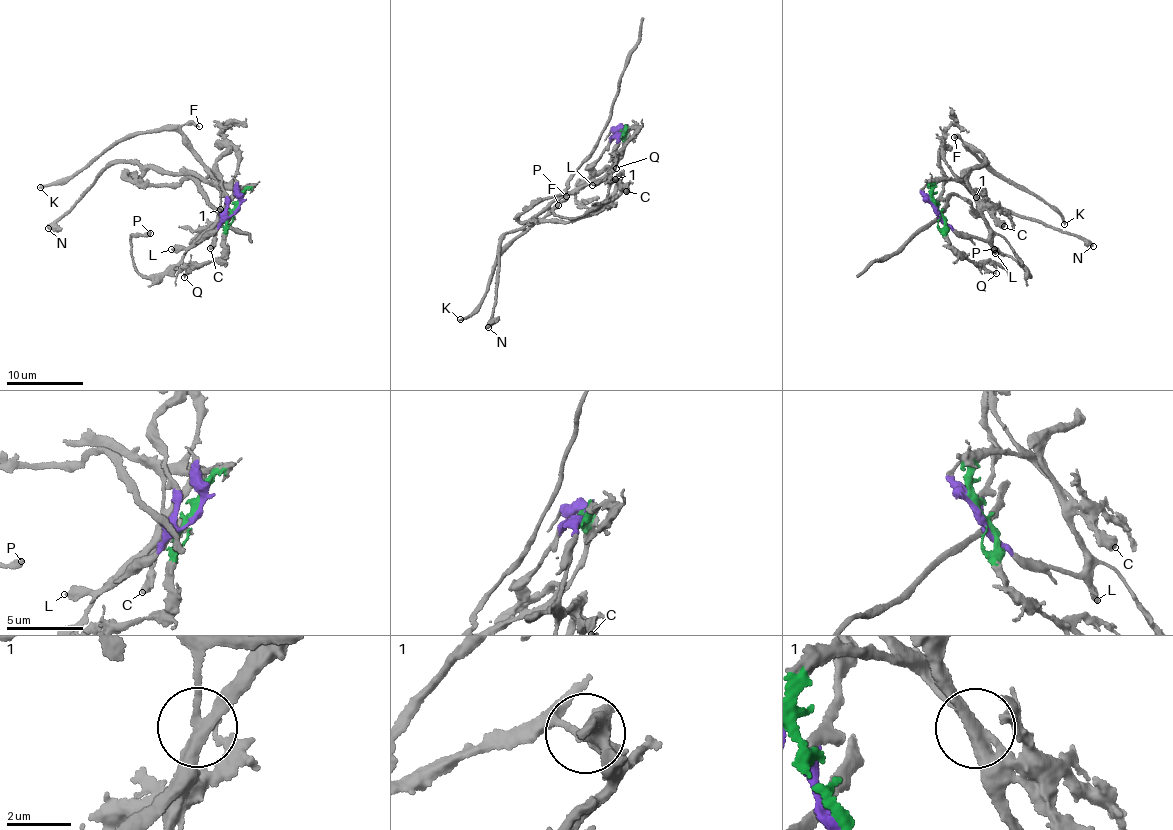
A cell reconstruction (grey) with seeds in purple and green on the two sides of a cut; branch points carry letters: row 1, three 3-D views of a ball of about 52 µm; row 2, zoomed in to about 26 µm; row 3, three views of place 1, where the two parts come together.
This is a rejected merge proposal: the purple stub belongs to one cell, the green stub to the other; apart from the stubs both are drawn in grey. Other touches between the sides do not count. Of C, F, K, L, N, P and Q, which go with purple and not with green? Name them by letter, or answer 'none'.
C, F, K, L, P

